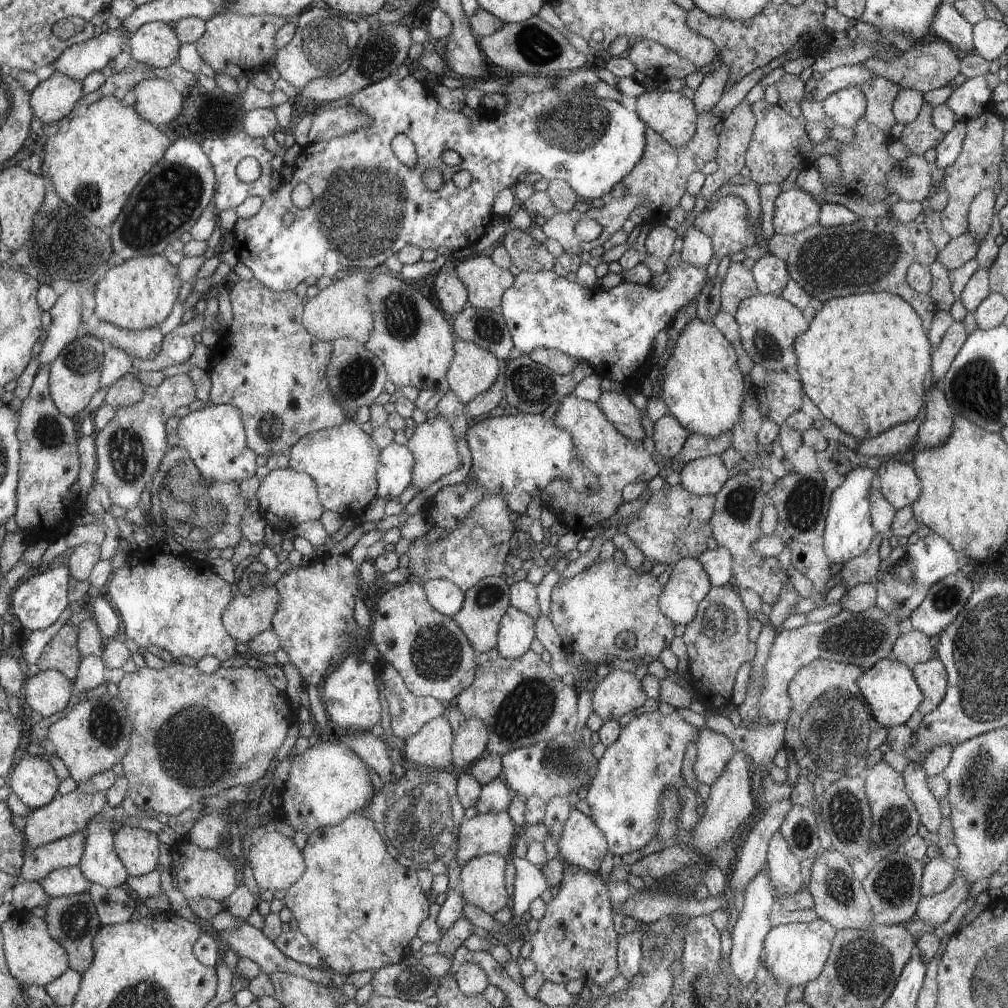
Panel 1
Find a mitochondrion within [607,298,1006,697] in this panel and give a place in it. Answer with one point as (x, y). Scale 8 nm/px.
(975, 388)

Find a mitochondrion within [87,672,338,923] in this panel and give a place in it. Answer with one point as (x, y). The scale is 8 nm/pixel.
(194, 748)

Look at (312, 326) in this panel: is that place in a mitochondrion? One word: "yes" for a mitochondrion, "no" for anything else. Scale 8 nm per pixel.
no

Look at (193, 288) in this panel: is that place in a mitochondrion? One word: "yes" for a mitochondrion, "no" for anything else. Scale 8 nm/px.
no

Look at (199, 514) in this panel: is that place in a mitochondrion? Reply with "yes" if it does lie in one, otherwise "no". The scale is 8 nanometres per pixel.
yes

